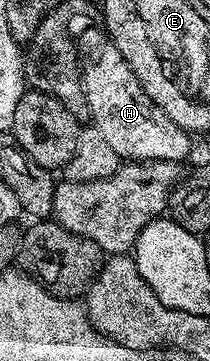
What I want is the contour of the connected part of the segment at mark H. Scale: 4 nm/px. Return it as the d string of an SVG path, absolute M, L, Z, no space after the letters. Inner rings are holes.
M100 26L97 27L87 28L81 35L81 43L79 39L79 51L83 56L81 84L87 97L92 126L99 129L101 136L111 144L111 149L115 149L115 153L121 156L122 160L139 163L167 161L180 164L181 159L185 159L189 155L190 132L175 125L175 121L171 121L171 117L167 117L167 113L163 113L163 109L159 109L155 105L155 101L151 101L151 97L147 97L143 85L139 85L139 81L135 77L131 65L127 65L123 53L119 53L119 49L108 34Z

